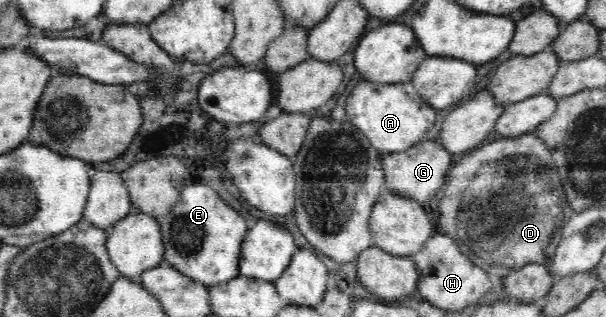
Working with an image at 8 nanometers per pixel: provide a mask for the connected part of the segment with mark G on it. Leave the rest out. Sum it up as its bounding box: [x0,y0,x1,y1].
[382,140,452,208]

